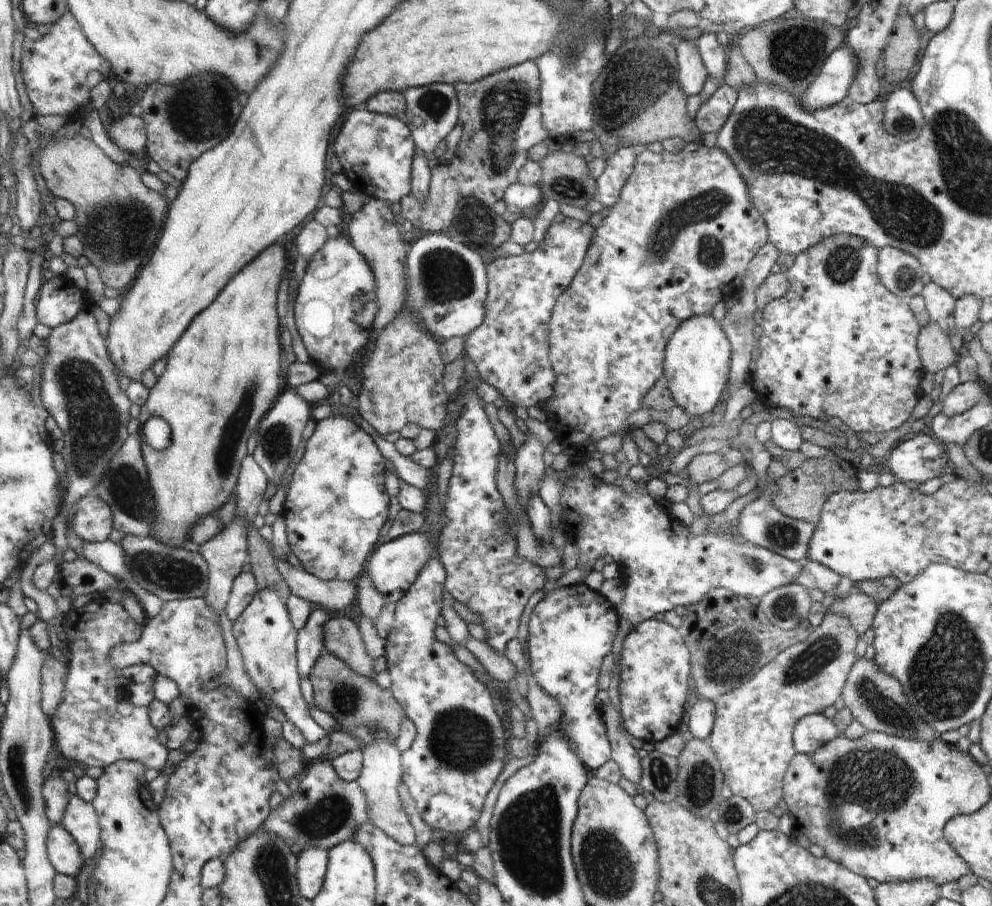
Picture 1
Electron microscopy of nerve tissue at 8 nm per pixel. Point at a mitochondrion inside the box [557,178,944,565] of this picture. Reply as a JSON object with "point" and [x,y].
{"point":[709,204]}

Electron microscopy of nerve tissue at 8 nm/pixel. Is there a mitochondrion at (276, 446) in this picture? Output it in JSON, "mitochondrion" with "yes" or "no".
{"mitochondrion":"yes"}

